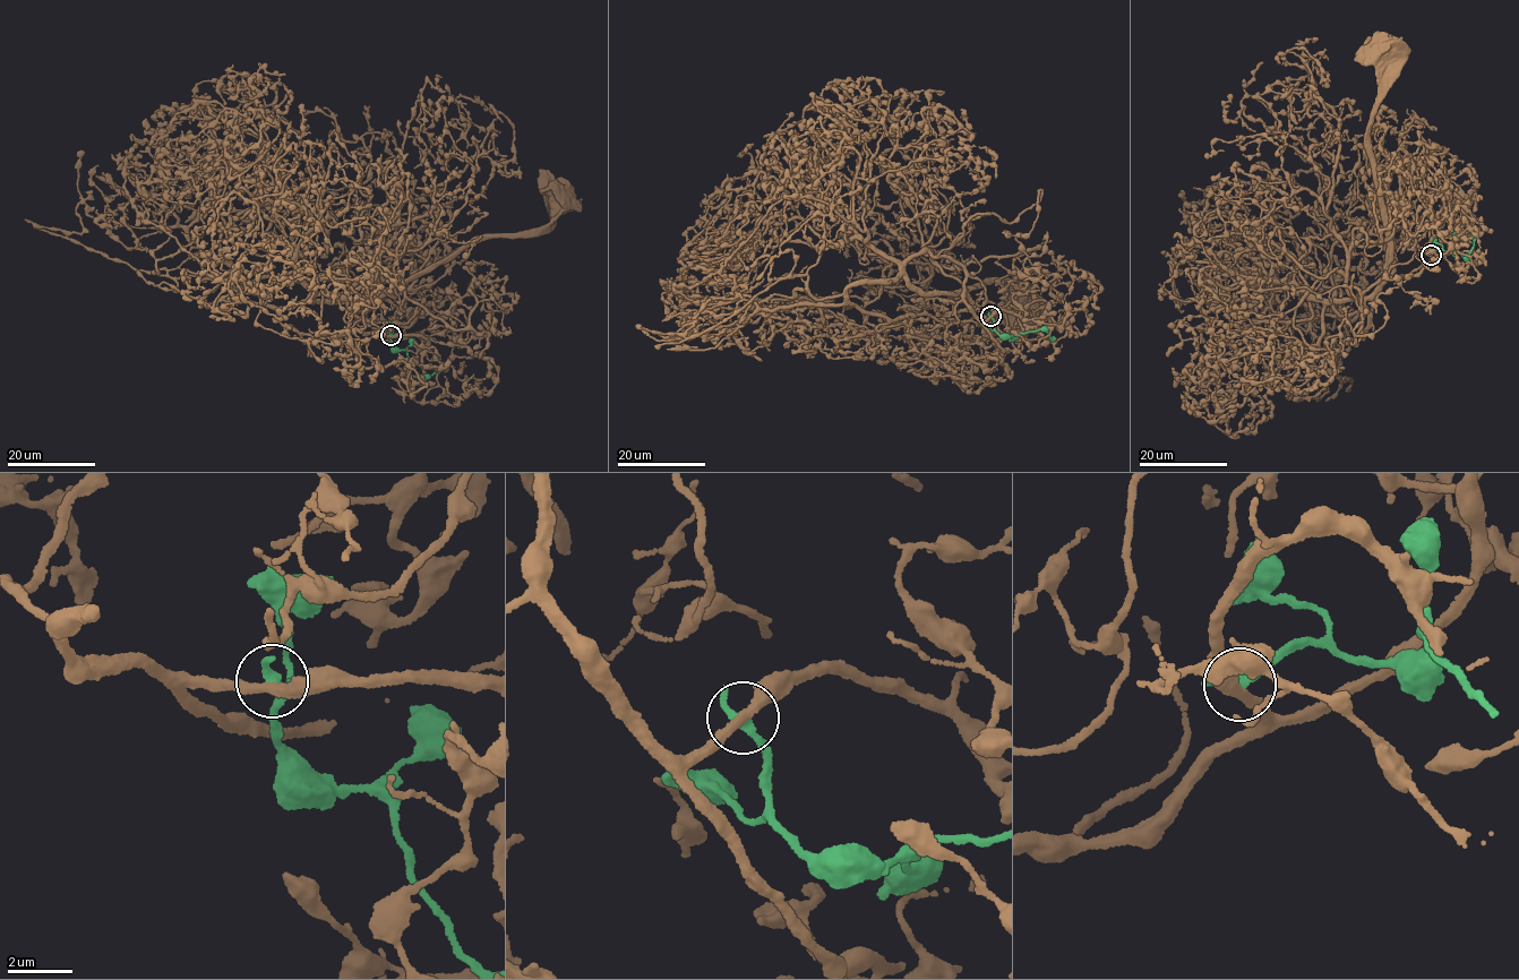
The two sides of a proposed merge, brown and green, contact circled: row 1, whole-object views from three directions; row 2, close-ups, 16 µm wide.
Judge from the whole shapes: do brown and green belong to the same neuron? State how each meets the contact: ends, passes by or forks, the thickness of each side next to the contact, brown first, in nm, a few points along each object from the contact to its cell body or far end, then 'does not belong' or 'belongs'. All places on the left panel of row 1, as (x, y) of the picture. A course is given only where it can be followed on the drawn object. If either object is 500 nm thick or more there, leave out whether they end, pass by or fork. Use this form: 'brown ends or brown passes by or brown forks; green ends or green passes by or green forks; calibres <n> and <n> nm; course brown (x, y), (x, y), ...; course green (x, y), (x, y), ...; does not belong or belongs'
brown passes by; green passes by; calibres 320 and 240 nm; course brown (389, 335), (365, 332), (372, 321), (343, 298), (312, 299), (366, 304), (491, 235), (533, 237), (564, 203); course green (391, 335), (393, 345), (406, 352), (421, 376), (427, 377), (444, 364); does not belong

